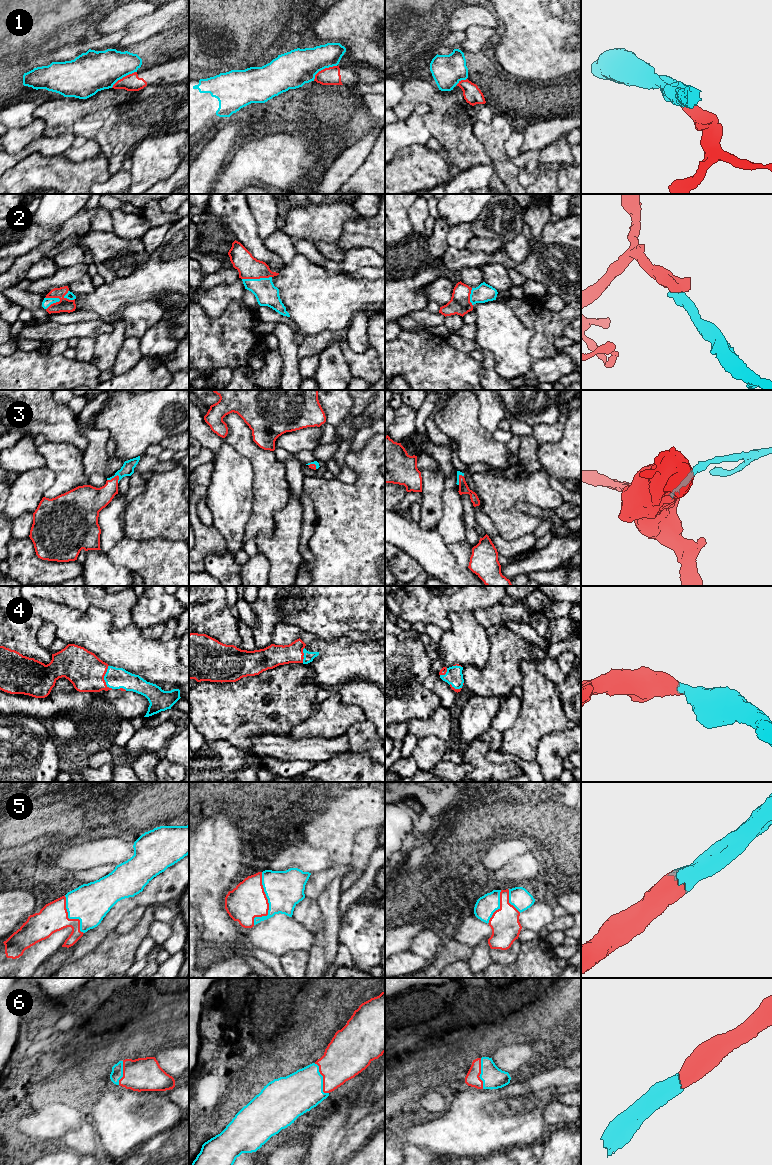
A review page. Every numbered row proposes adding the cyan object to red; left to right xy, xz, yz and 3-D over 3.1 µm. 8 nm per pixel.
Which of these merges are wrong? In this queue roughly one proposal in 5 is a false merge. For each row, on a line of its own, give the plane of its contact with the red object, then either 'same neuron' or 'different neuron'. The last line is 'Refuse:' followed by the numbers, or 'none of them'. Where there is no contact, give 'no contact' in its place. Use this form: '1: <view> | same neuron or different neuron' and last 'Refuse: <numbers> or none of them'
1: xz | different neuron
2: xy | same neuron
3: xy | same neuron
4: xy | same neuron
5: xz | same neuron
6: xz | same neuron
Refuse: 1

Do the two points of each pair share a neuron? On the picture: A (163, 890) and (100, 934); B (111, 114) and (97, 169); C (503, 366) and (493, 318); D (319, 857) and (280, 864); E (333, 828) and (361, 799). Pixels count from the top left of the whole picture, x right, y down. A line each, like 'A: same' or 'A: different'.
A: same
B: different
C: same
D: same
E: same

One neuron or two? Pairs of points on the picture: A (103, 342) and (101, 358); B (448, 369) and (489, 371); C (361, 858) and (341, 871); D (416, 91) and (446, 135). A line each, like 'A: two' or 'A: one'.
A: one
B: two
C: two
D: one

